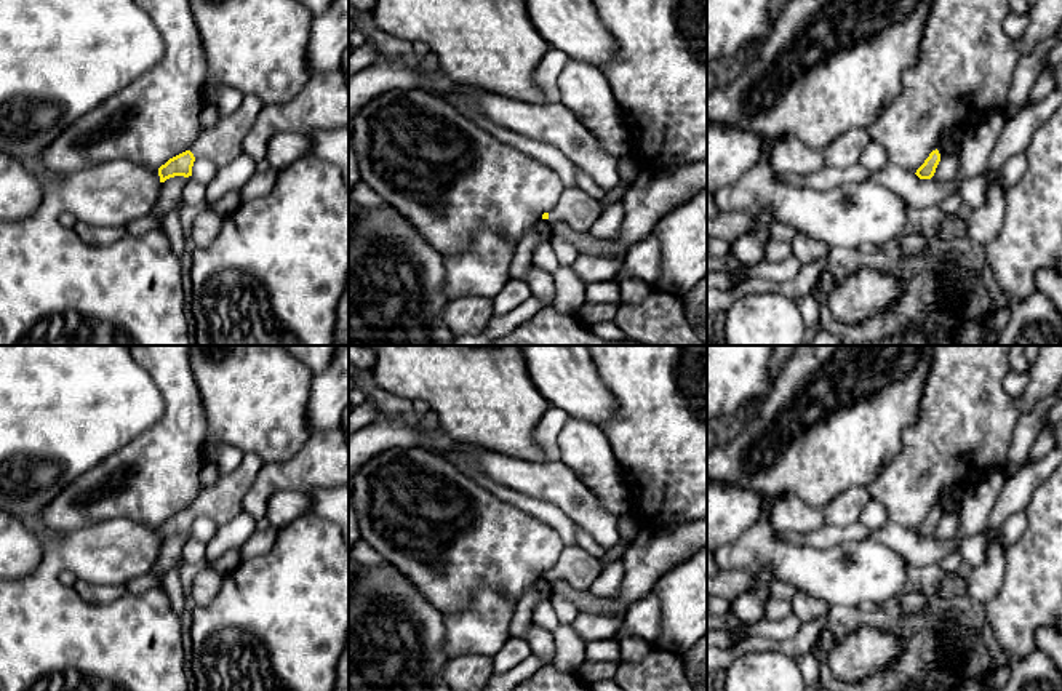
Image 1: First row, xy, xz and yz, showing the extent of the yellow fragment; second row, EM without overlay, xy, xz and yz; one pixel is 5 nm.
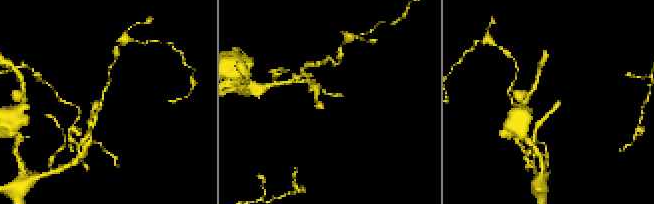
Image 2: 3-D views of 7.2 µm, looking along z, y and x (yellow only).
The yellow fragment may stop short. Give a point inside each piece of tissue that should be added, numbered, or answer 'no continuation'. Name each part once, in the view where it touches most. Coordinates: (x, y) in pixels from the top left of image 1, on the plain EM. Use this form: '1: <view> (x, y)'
1: xy (221, 503)

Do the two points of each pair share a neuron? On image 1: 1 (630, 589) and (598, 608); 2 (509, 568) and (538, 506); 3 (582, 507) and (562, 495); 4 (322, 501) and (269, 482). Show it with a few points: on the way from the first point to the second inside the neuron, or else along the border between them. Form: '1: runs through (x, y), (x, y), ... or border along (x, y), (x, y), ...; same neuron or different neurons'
1: runs through (622, 597), (613, 607), (606, 607); same neuron
2: border along (499, 498), (538, 515), (562, 538); different neurons
3: runs through (578, 503), (566, 495); same neuron
4: border along (331, 488), (314, 488), (307, 493); different neurons

